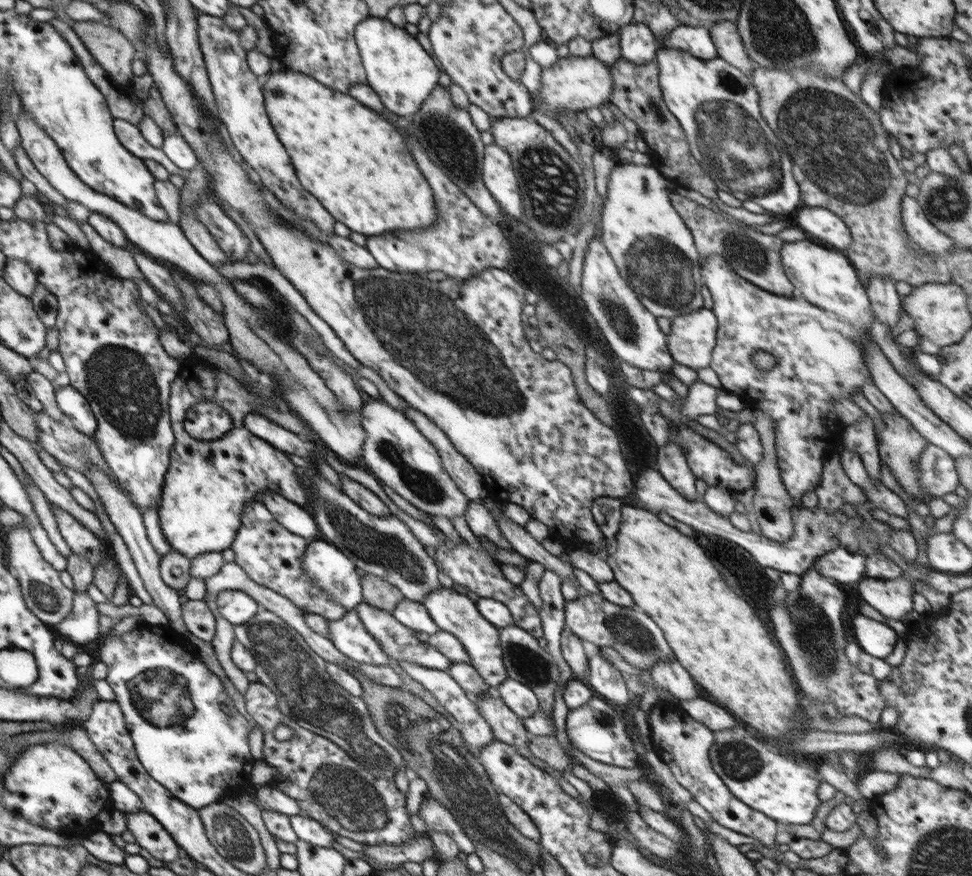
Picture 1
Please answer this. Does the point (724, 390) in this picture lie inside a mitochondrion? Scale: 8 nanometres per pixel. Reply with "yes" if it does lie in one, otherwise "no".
no

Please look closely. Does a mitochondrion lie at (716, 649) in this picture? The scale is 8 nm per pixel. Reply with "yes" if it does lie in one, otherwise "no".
no

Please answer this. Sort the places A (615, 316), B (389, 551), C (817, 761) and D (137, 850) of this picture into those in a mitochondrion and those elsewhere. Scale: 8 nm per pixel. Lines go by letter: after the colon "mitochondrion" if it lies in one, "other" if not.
A: mitochondrion
B: mitochondrion
C: other
D: other

